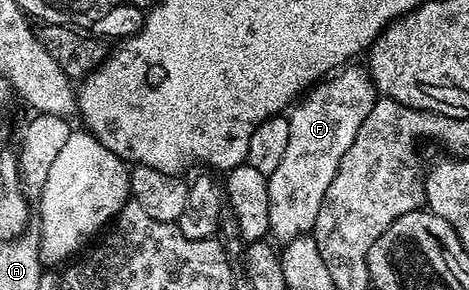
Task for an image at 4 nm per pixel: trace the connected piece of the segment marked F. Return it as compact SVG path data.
M357 66L342 67L332 78L318 83L288 113L291 139L287 142L287 151L283 153L283 162L279 162L279 167L268 177L269 201L271 202L269 231L274 237L277 235L281 242L288 242L297 236L312 233L315 218L319 218L319 206L323 206L323 198L339 170L339 162L343 162L343 154L351 150L351 142L355 142L355 134L359 134L363 120L367 118L367 114L371 114L379 98L377 85L369 77L368 71L364 67L353 67Z

